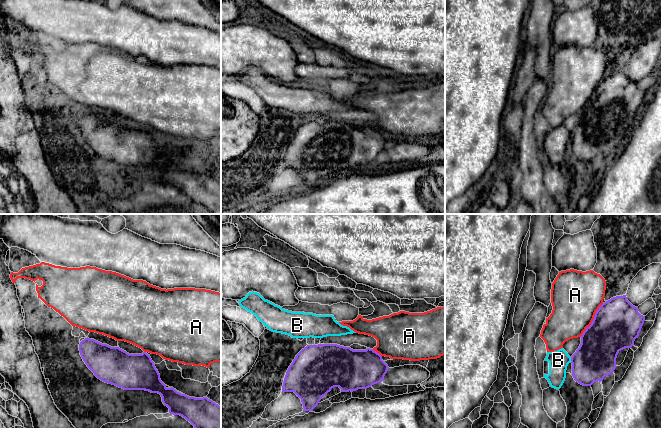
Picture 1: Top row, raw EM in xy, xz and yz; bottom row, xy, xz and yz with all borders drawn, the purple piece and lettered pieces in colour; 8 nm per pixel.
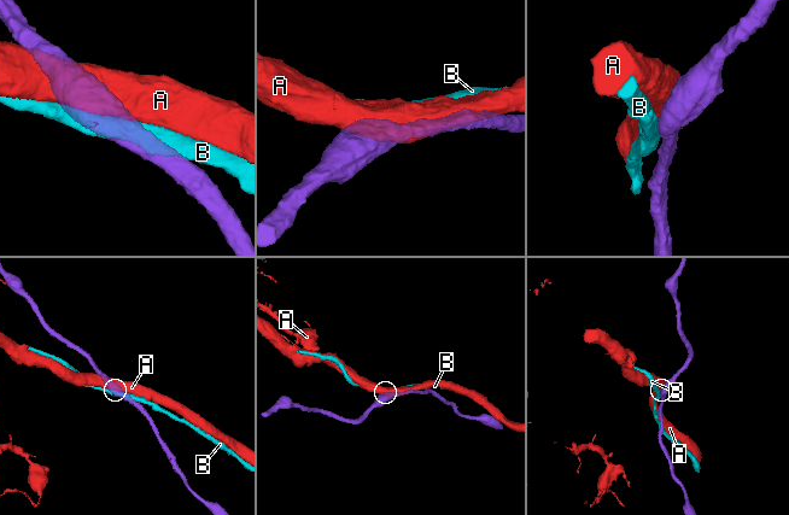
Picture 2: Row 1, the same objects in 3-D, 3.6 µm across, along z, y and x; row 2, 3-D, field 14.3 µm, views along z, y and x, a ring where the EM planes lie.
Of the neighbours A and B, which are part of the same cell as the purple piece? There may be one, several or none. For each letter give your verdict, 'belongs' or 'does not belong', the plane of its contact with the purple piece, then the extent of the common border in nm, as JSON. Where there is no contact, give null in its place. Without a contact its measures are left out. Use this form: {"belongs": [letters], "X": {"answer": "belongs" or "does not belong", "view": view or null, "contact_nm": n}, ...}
{"belongs": [], "A": {"answer": "does not belong", "view": "yz", "contact_nm": 320}, "B": {"answer": "does not belong", "view": "yz", "contact_nm": 40}}

